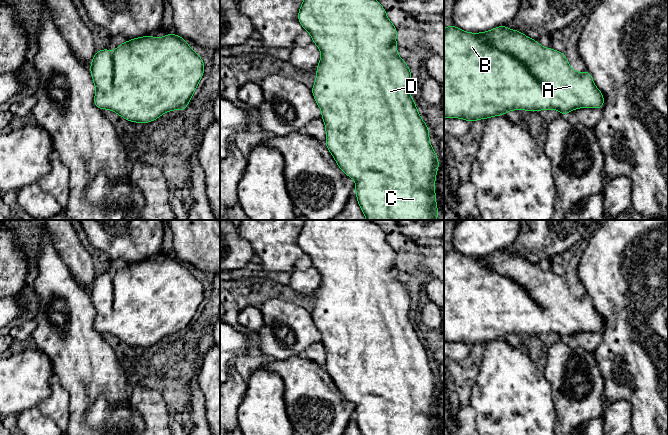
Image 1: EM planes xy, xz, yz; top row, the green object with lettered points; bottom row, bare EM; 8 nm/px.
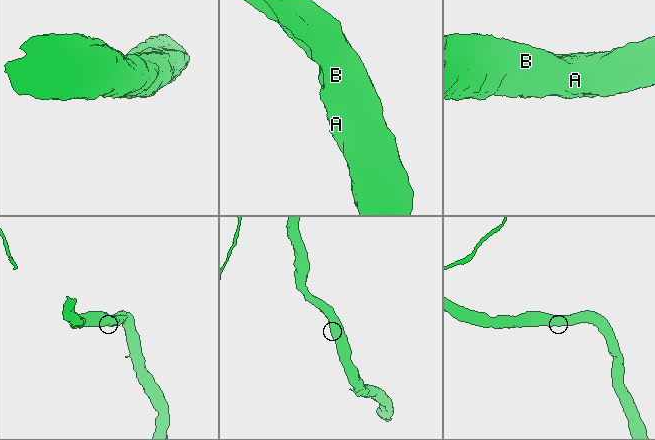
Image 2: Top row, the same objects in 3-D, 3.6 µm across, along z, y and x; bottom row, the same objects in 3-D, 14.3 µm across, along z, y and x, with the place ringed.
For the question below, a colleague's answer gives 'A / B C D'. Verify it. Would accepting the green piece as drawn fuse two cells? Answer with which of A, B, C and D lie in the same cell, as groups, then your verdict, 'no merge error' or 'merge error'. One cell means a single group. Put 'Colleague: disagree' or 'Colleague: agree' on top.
Colleague: disagree
A B C D | no merge error

